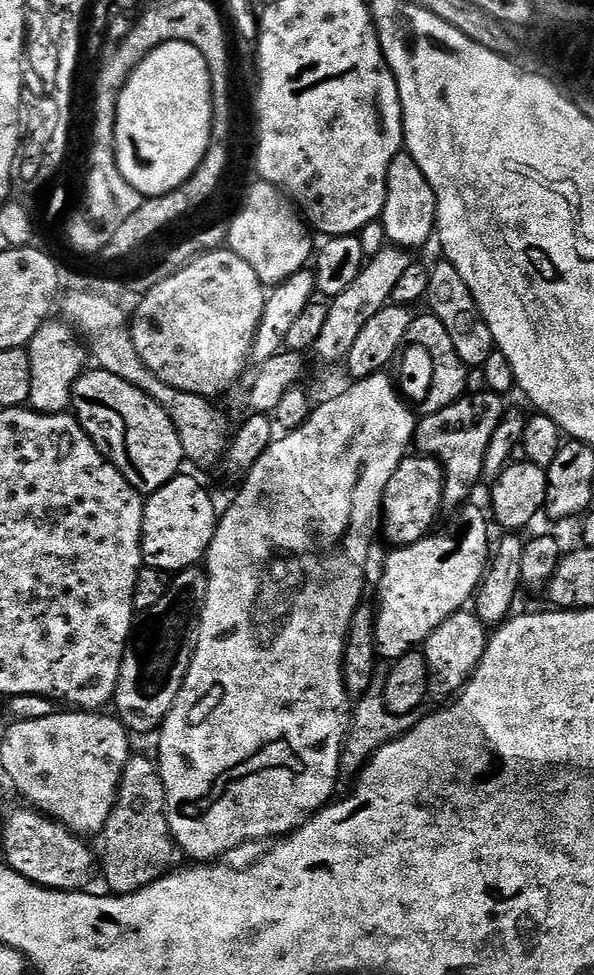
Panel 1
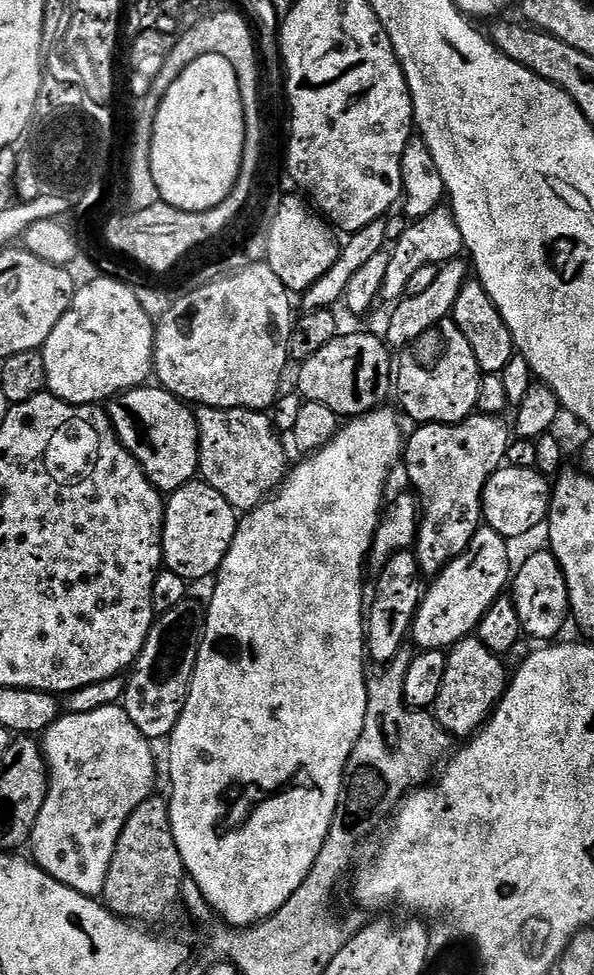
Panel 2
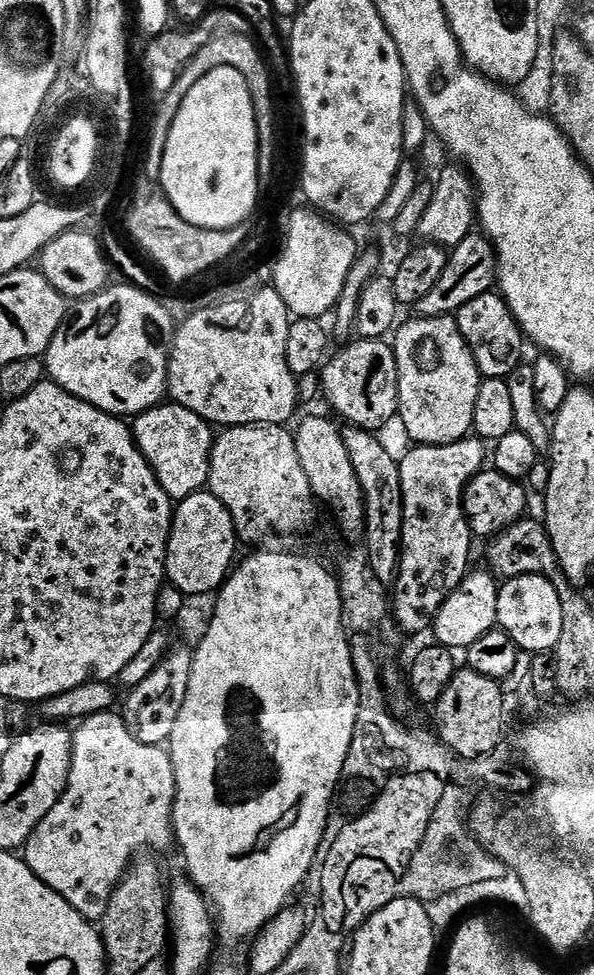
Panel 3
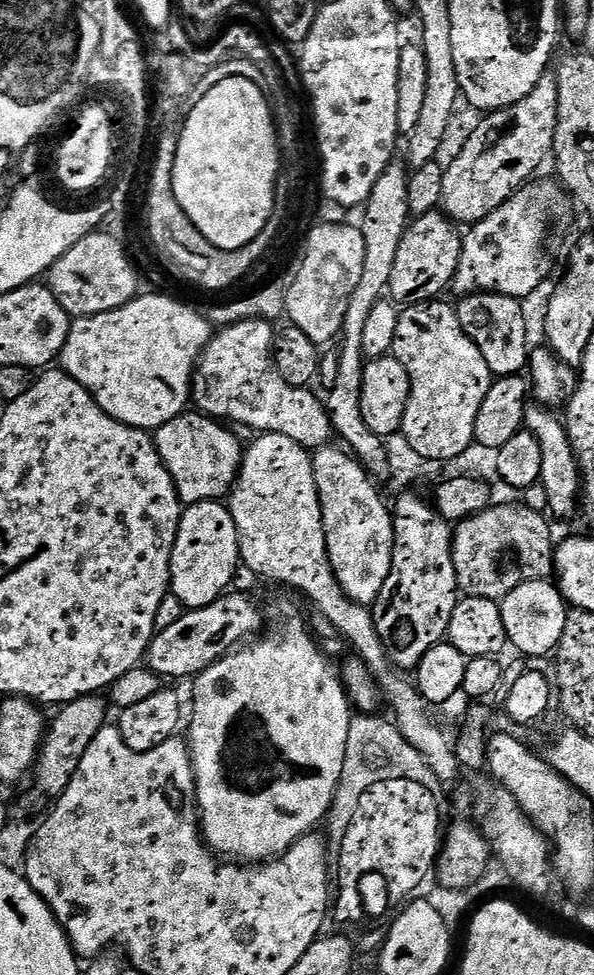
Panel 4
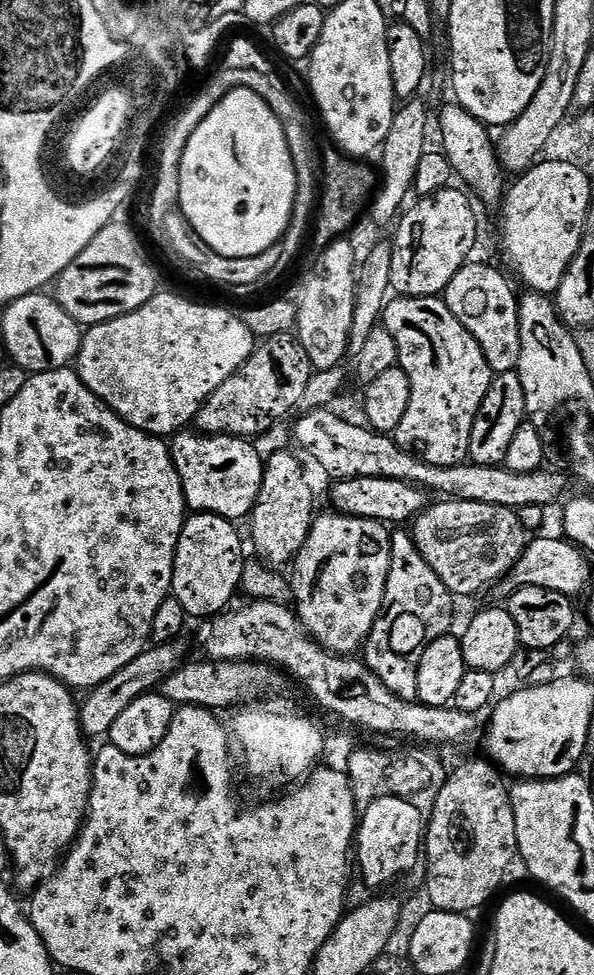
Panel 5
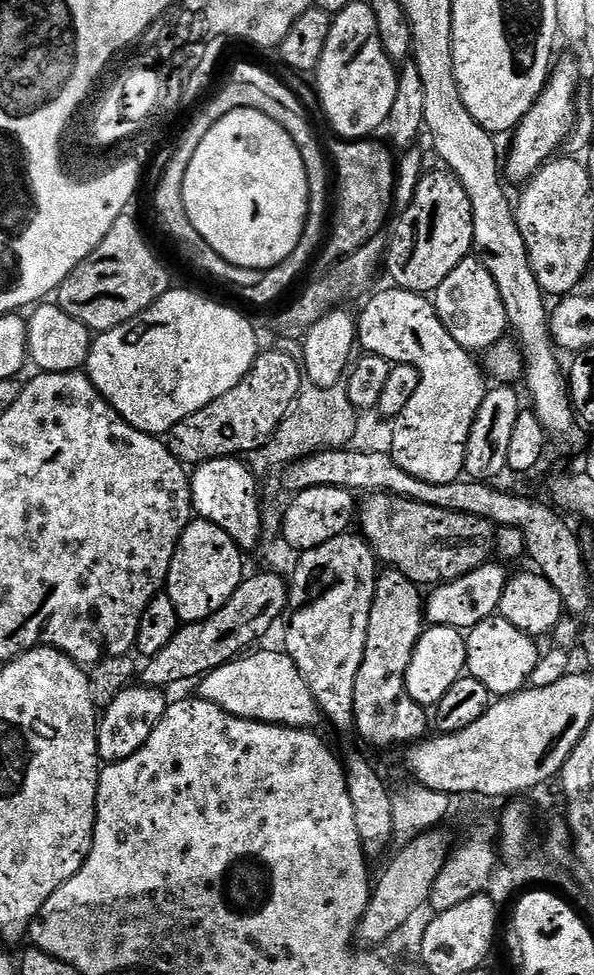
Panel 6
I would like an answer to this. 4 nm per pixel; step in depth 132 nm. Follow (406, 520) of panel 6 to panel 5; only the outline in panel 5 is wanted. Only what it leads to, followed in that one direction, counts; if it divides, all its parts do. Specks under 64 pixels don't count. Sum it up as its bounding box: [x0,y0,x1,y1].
[410,498,529,597]

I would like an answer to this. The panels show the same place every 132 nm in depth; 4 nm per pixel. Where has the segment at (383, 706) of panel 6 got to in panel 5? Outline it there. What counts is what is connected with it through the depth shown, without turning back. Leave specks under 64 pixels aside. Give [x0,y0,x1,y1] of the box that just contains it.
[362,530,454,701]

